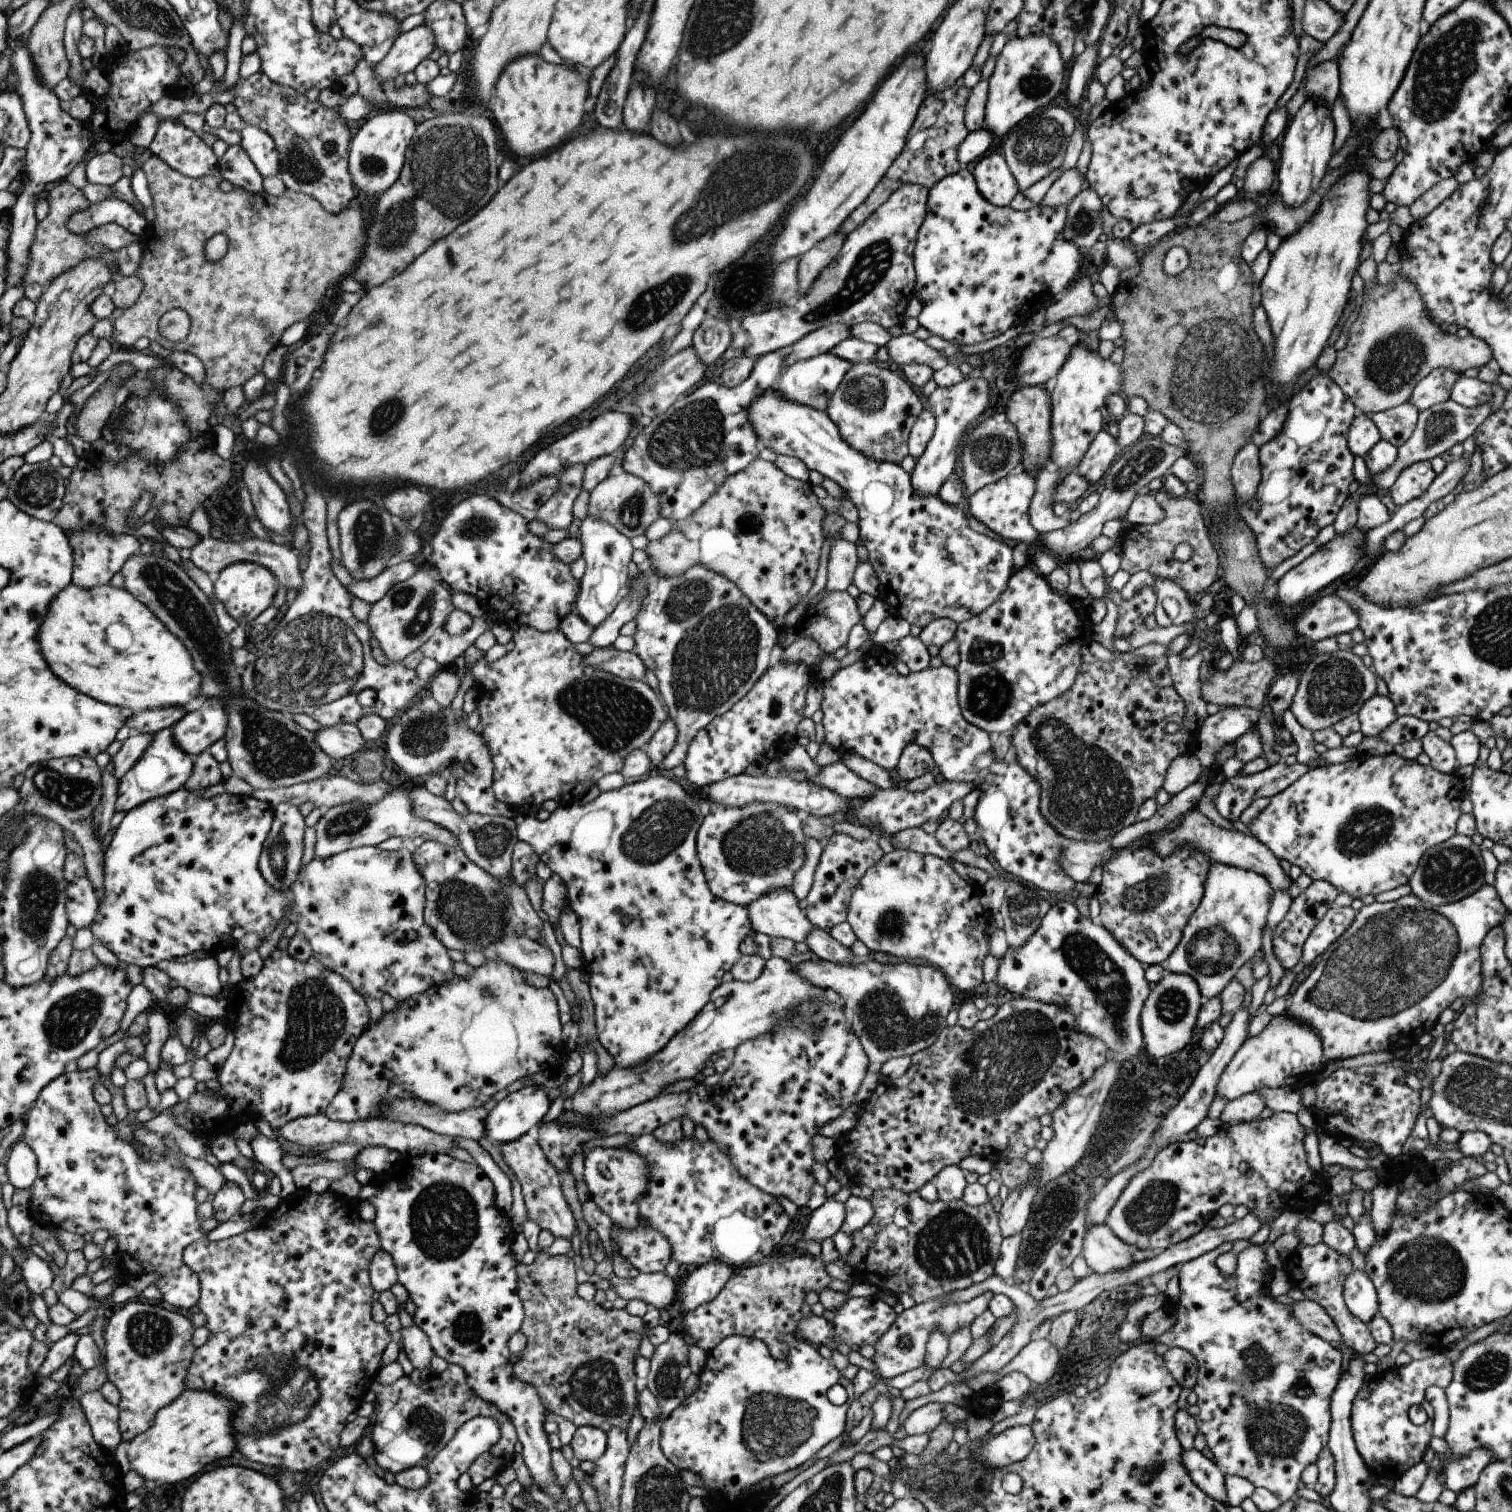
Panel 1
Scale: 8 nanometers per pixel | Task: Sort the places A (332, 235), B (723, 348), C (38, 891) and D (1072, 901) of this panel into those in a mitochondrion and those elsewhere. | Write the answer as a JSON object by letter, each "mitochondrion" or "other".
{"A":"mitochondrion","B":"other","C":"mitochondrion","D":"other"}

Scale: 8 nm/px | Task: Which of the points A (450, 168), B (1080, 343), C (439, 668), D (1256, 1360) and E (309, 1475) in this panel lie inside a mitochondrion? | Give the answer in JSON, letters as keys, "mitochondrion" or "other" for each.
{"A":"mitochondrion","B":"other","C":"other","D":"mitochondrion","E":"other"}

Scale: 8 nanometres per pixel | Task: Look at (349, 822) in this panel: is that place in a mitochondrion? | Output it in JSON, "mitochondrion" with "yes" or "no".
{"mitochondrion":"yes"}

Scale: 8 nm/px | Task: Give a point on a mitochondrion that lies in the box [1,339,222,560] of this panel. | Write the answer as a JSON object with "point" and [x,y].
{"point":[38,488]}

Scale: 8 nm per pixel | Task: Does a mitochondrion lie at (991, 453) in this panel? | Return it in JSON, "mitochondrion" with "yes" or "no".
{"mitochondrion":"yes"}

